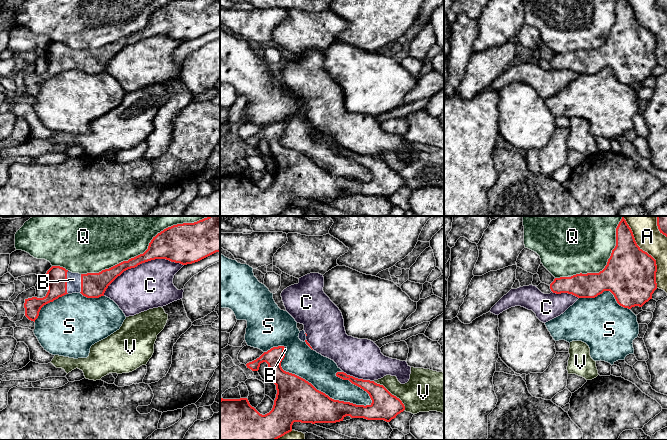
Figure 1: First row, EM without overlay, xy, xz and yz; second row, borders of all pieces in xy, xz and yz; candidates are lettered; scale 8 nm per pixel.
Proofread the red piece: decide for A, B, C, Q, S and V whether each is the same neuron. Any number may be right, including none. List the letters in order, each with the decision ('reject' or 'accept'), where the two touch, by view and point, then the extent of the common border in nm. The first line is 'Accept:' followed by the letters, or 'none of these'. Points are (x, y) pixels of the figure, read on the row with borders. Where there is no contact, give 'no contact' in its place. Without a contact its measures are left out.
Accept: B
A: reject; meets red in yz at (646, 252); contact 650 nm long
B: accept; meets red in xy at (66, 282); contact 180 nm long
C: reject; meets red in xy at (141, 263); contact 700 nm long
Q: reject; meets red in xy at (148, 248); contact 1150 nm long
S: reject; meets red in xz at (318, 390); contact 800 nm long
V: reject; meets red in xz at (390, 393); contact 340 nm long

